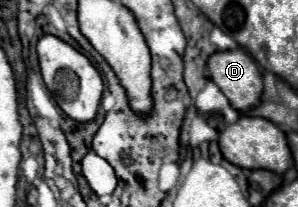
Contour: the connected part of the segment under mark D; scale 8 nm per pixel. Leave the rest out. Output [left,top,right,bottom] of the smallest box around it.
[208,51,262,113]

